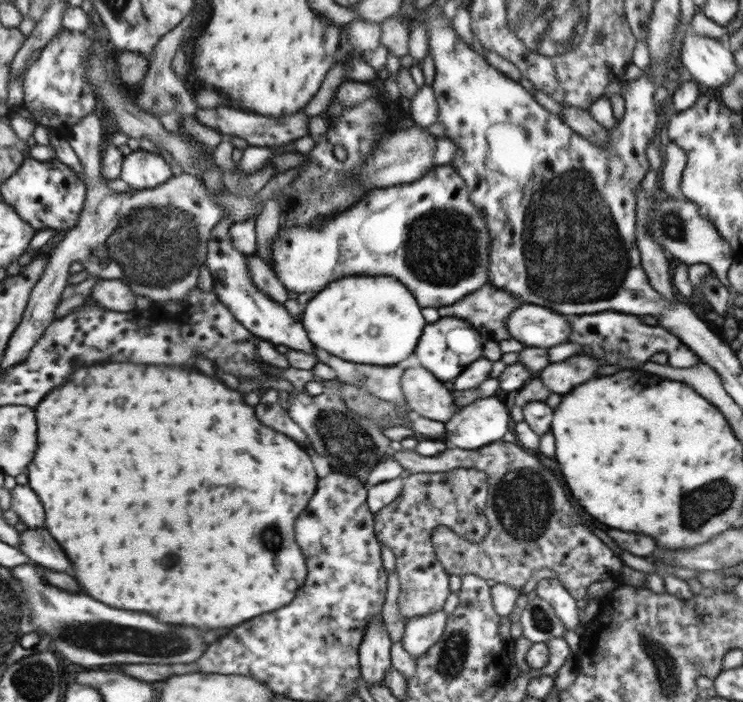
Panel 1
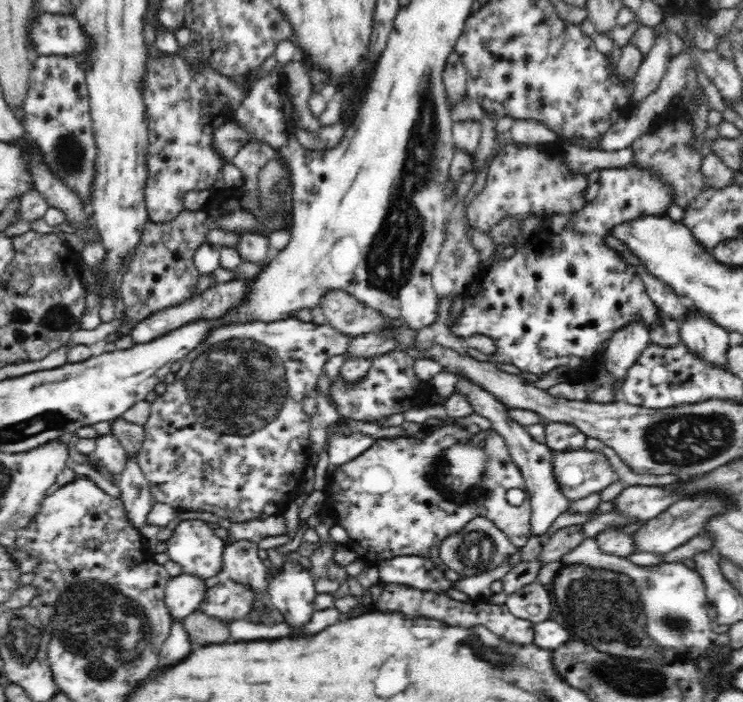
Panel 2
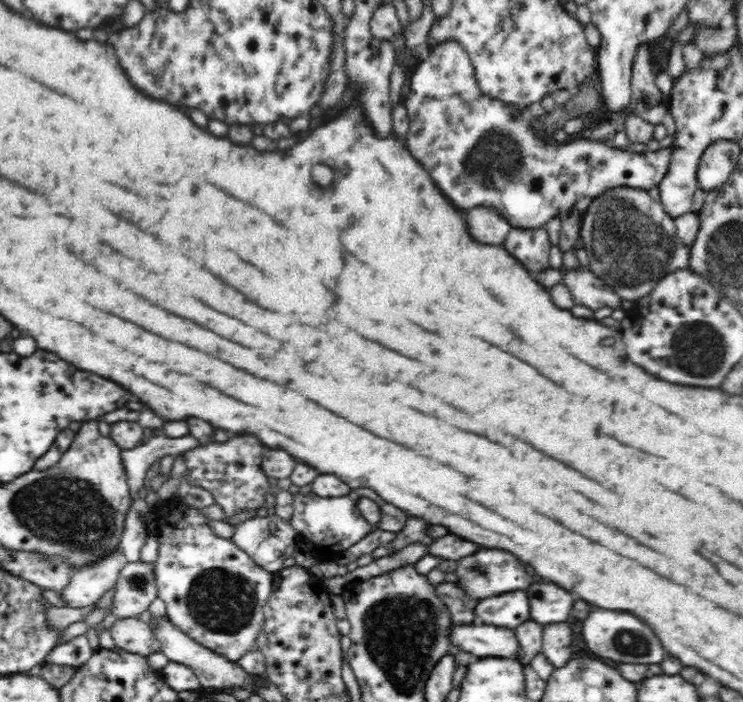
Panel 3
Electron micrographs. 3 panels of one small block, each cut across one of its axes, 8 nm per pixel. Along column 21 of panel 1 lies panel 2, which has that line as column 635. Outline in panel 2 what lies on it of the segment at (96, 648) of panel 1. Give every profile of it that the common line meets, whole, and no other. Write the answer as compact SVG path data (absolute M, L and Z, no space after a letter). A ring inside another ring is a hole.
M596 538L586 540L572 555L564 556L562 562L588 563L594 568L610 568L628 574L640 587L642 601L646 602L644 613L650 620L650 636L658 640L662 646L676 648L680 653L702 654L710 646L714 638L712 632L713 622L708 617L707 590L705 579L697 569L685 566L680 561L667 562L663 566L642 567L632 564L626 557L608 553L600 547Z

